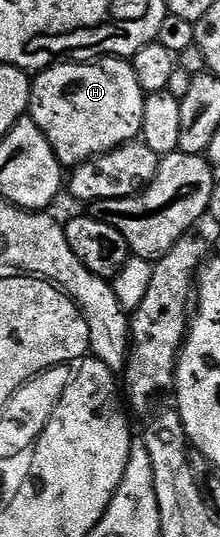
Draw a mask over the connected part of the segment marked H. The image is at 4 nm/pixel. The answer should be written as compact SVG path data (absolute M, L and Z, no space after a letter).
M105 57L95 63L57 63L39 70L31 82L32 94L28 100L27 116L46 135L61 166L75 167L84 161L98 159L102 154L139 138L146 94L127 60Z

